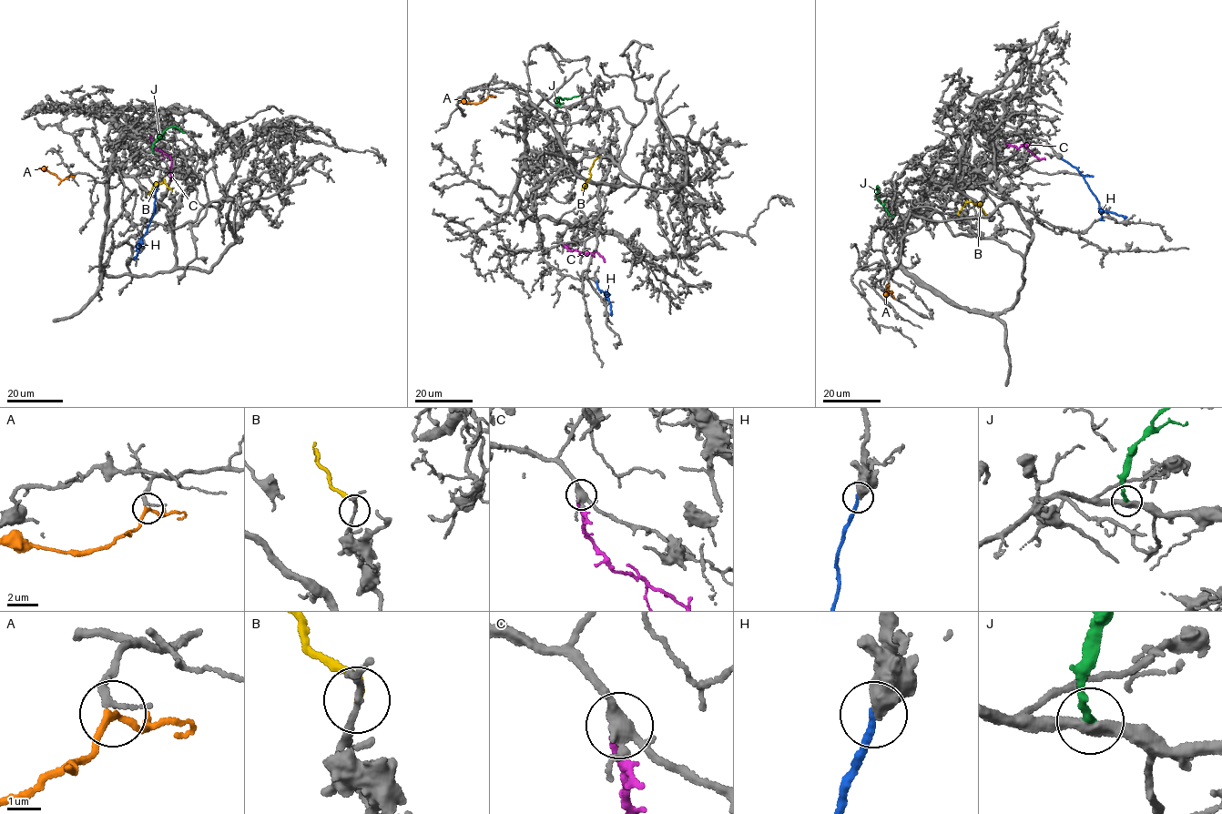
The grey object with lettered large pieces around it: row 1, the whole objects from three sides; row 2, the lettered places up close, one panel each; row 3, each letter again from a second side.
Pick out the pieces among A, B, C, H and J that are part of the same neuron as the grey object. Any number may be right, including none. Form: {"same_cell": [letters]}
{"same_cell": ["A", "B", "C"]}

